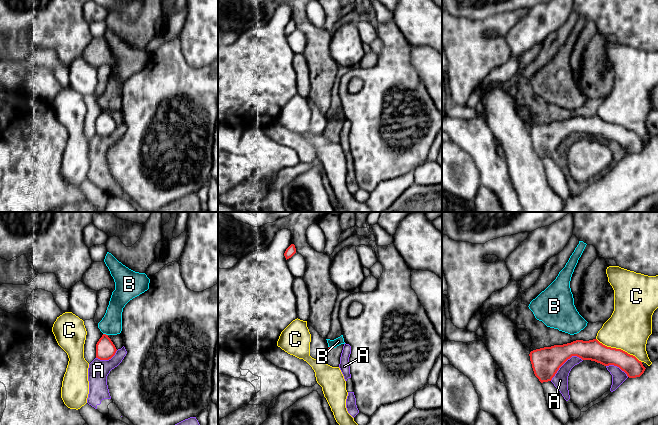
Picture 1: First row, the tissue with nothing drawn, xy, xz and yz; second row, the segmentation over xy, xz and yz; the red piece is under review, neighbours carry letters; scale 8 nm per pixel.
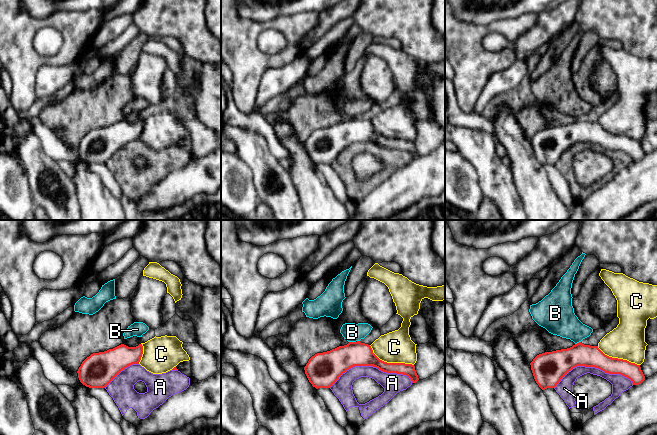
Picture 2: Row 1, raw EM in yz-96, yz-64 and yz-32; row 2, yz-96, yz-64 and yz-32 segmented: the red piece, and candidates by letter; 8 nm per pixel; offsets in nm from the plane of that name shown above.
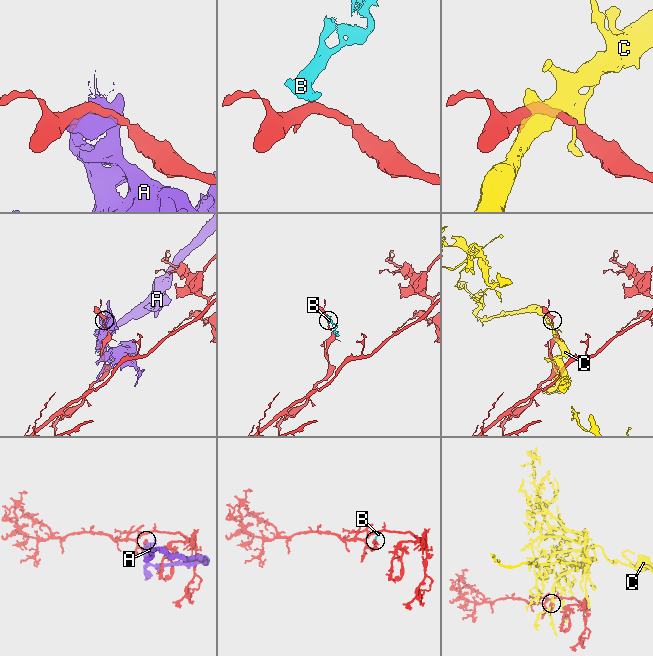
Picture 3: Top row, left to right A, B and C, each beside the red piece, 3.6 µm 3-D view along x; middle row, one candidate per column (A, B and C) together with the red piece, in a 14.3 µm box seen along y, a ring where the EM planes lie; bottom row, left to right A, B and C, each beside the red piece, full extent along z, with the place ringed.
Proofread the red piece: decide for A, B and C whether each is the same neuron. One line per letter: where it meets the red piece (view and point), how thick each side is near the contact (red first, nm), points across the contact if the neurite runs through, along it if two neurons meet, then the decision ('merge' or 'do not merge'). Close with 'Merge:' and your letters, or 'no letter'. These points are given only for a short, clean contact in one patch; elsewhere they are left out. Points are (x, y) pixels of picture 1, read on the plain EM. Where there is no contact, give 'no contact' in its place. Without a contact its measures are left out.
A: meets red in yz at (564, 138); 220 nm thick on the red side, 120 nm on the other; do not merge
B: meets red in xy at (105, 110); 160 nm thick on the red side, 180 nm on the other; border along xy (103, 109), (107, 111); do not merge
C: meets red in yz at (619, 125); 170 nm thick on the red side, 360 nm on the other; do not merge
Merge: no letter

